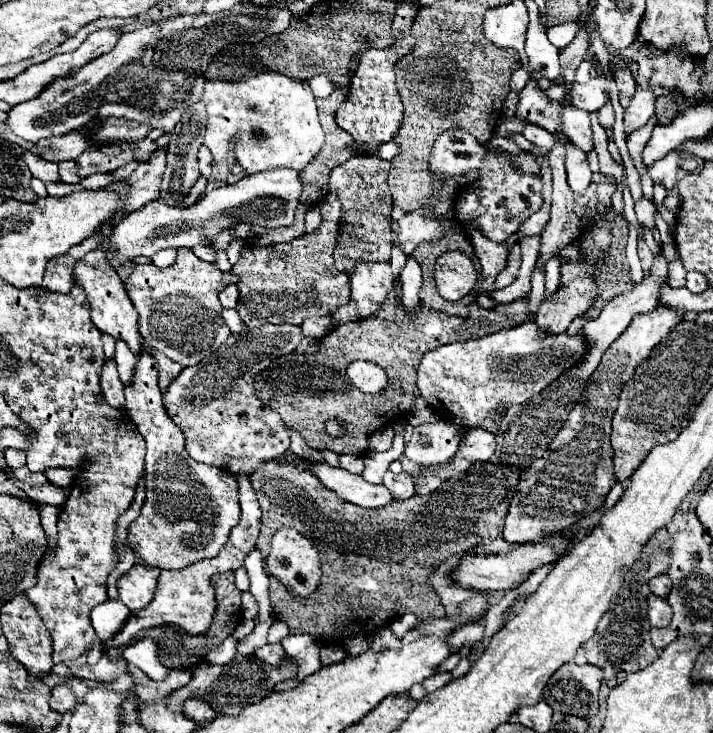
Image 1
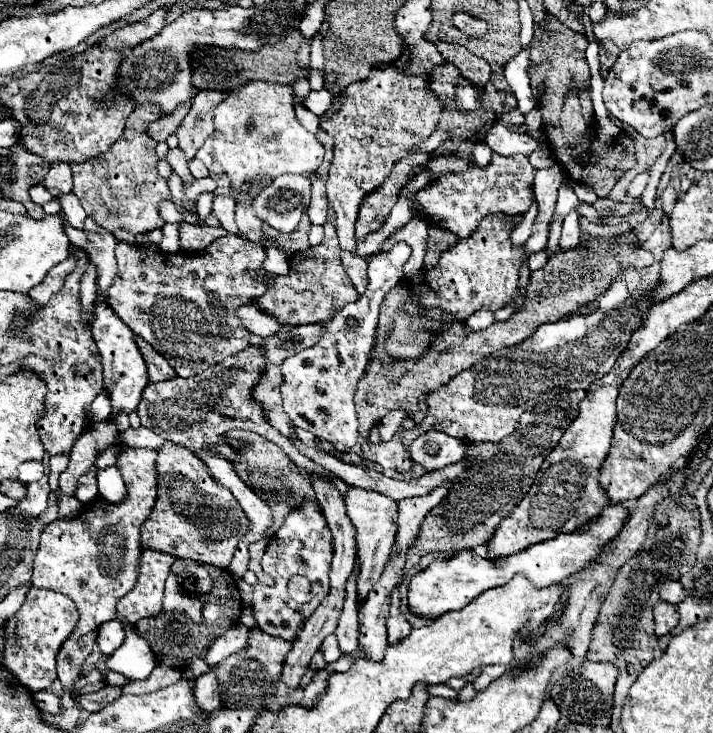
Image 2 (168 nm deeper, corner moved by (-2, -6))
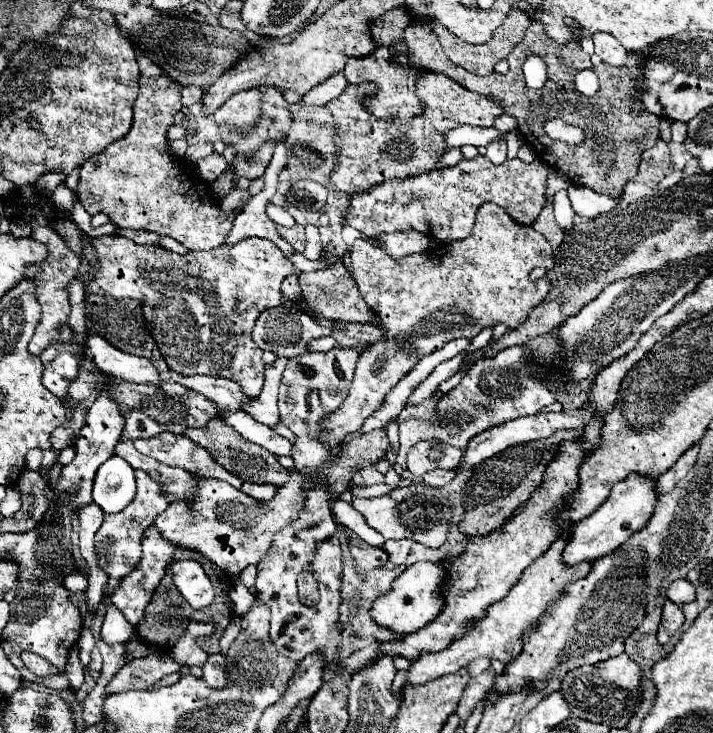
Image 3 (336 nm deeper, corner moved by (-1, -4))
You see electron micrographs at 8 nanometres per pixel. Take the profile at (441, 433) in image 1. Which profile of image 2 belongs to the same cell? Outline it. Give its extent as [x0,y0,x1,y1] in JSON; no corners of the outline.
[411,431,465,471]

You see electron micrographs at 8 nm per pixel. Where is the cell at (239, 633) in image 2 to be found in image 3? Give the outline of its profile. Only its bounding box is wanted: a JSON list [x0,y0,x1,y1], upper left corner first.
[172,637,206,667]

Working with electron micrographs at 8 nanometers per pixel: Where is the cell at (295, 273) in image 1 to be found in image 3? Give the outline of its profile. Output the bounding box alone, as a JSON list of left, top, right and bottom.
[300,255,378,325]

